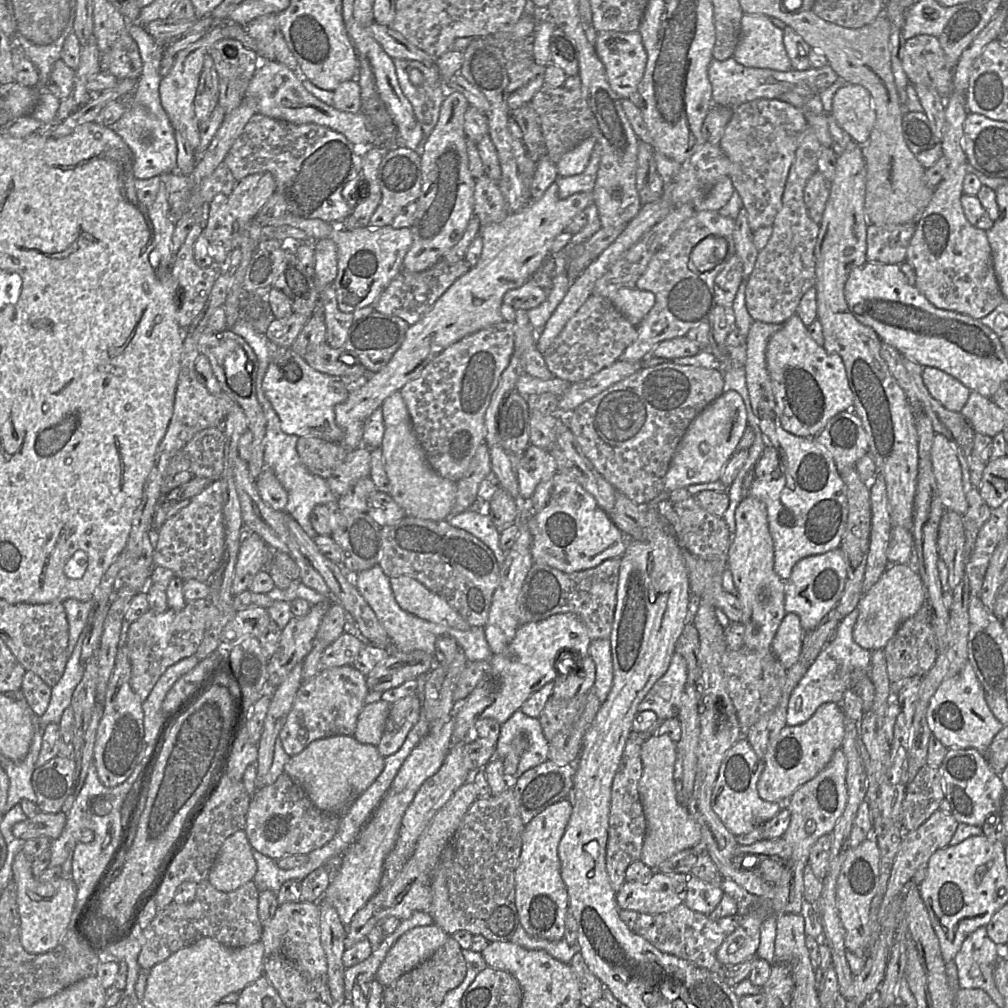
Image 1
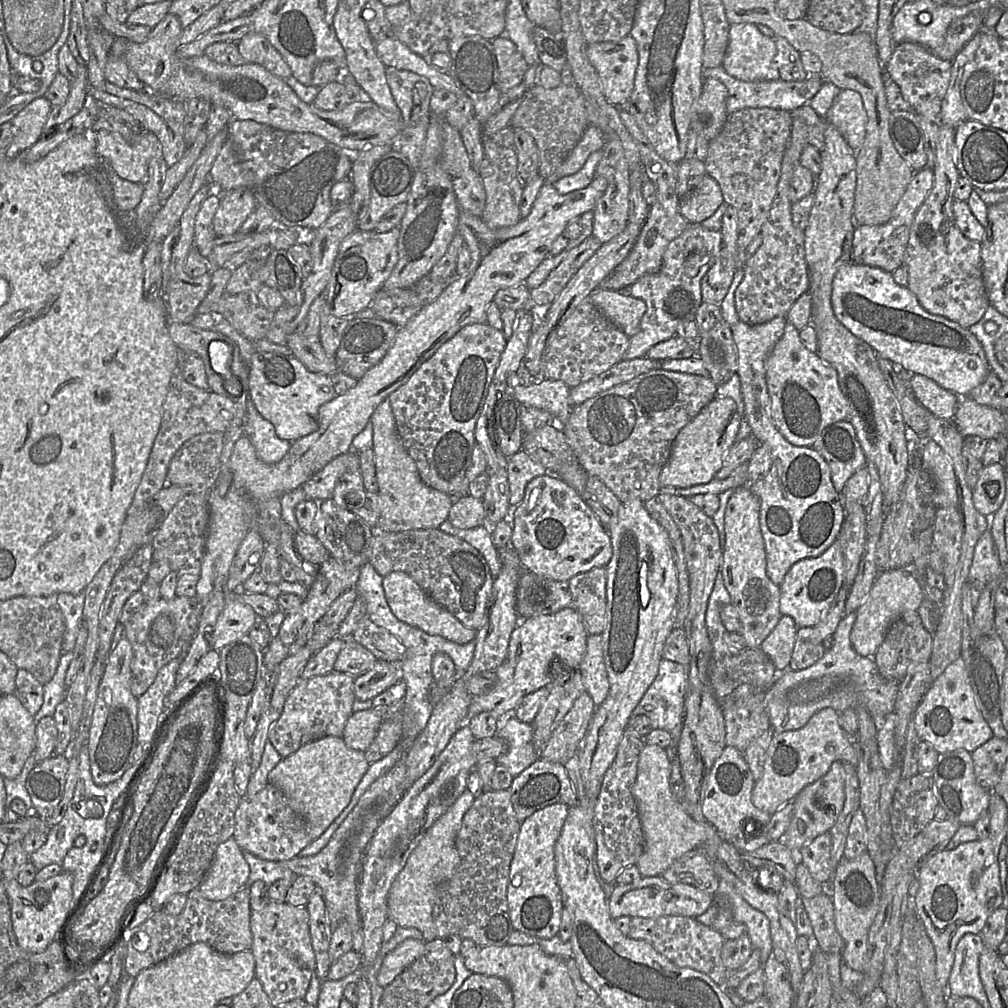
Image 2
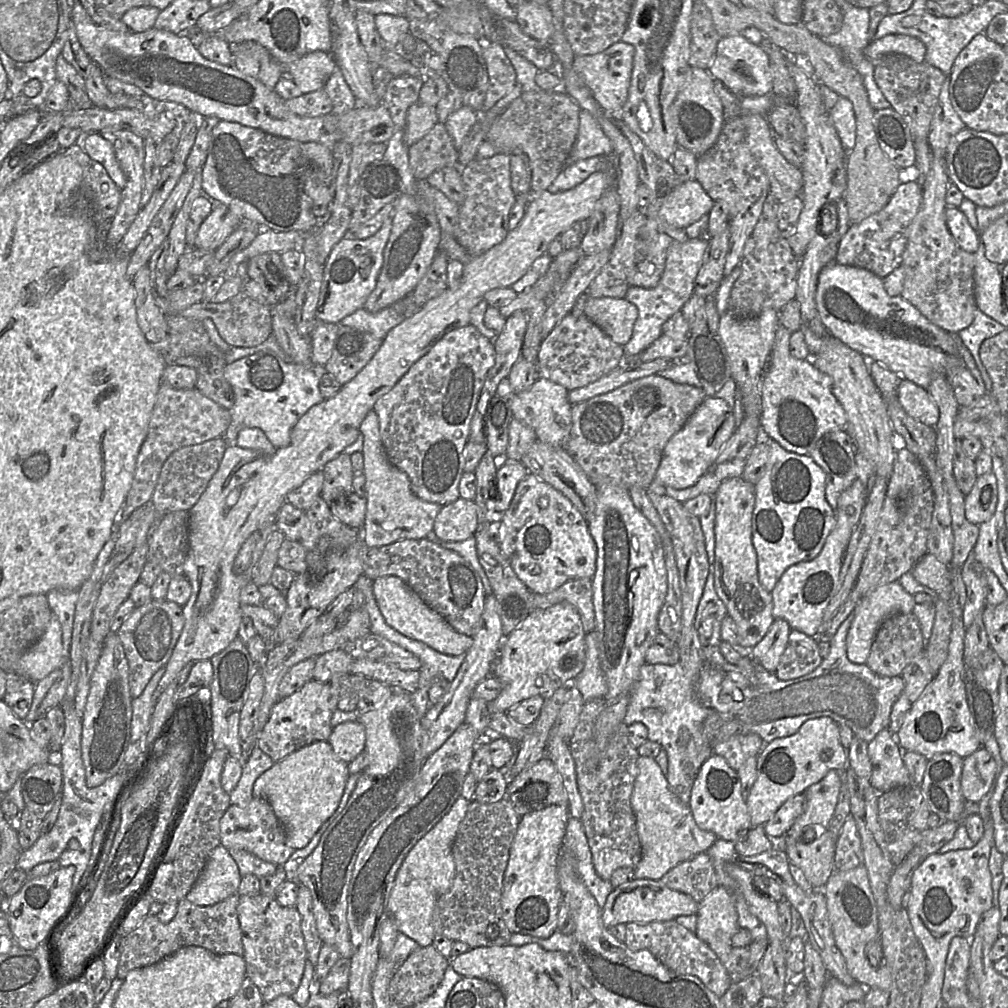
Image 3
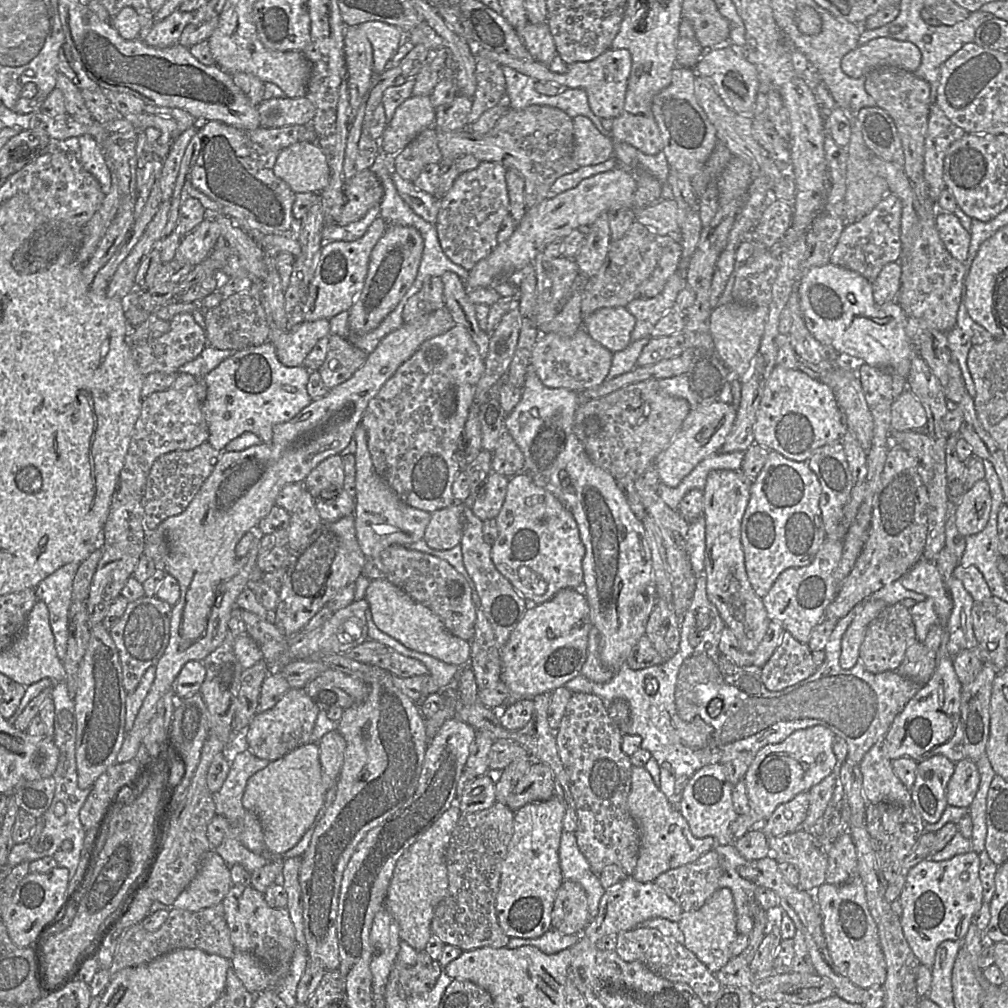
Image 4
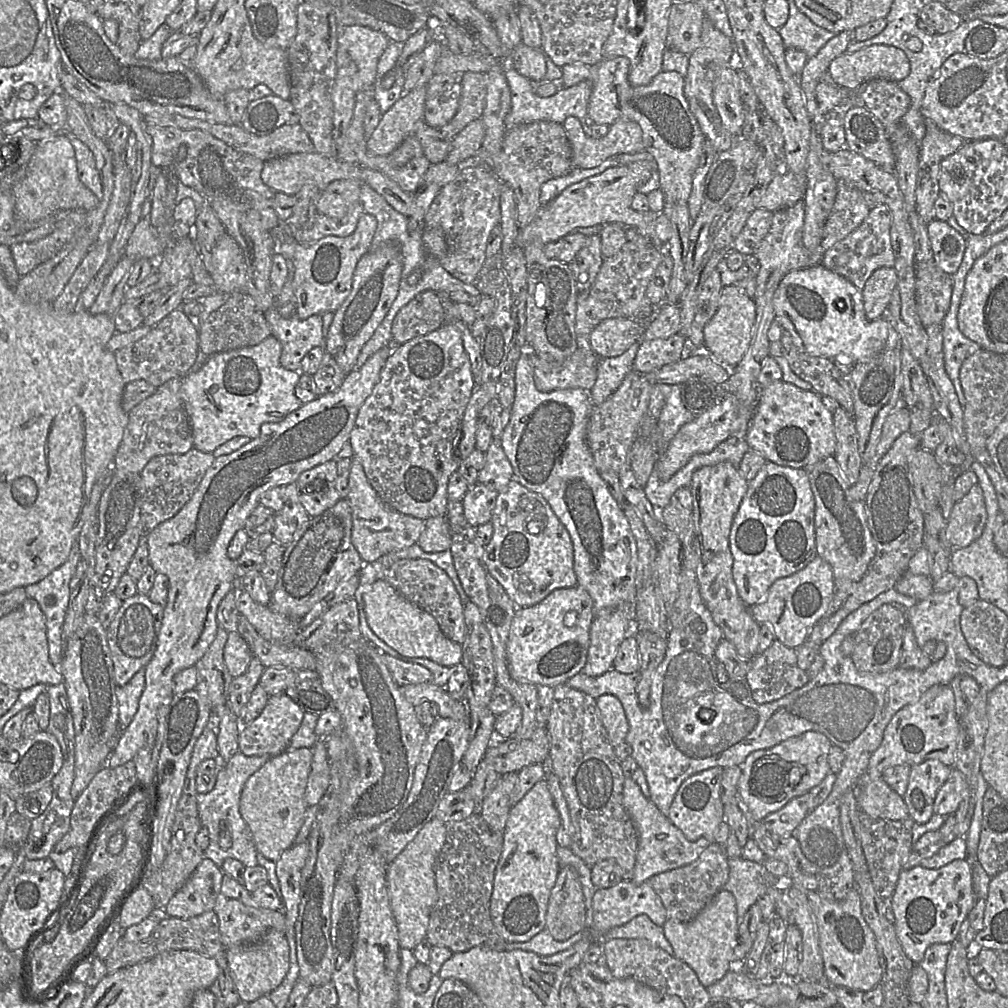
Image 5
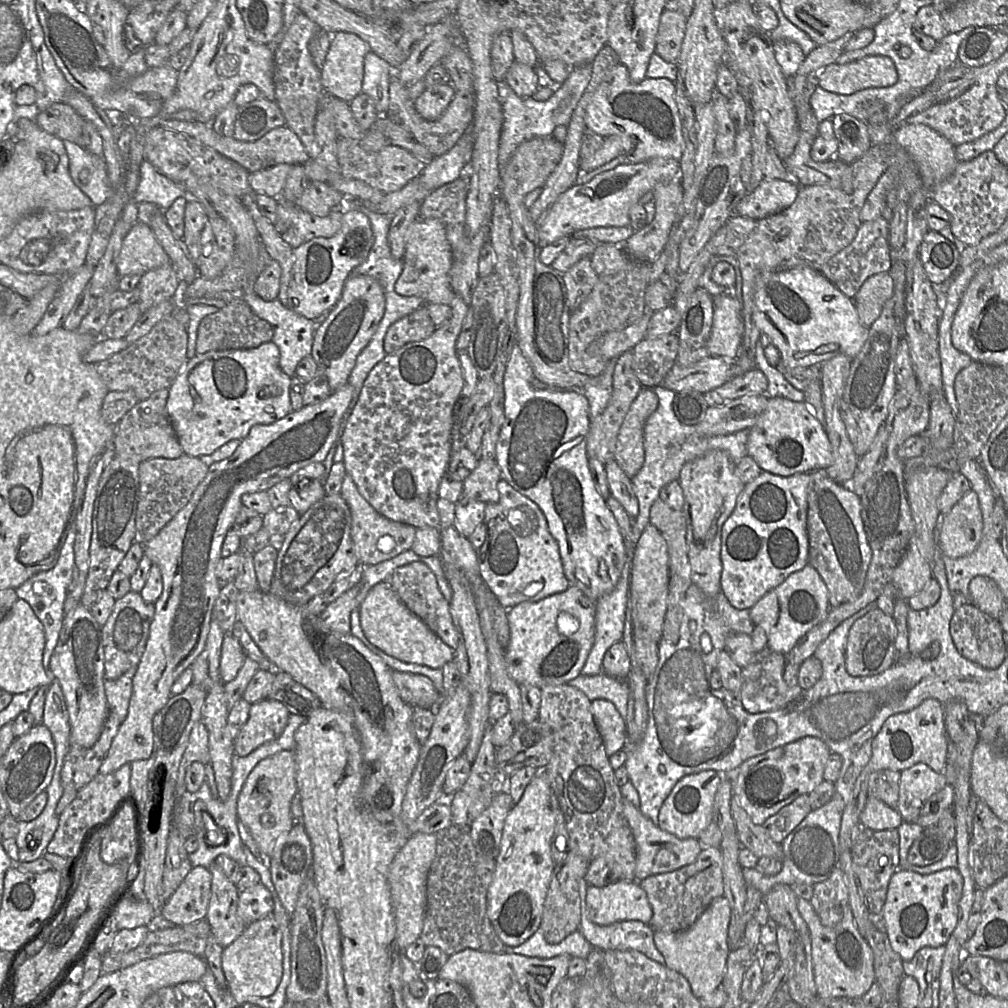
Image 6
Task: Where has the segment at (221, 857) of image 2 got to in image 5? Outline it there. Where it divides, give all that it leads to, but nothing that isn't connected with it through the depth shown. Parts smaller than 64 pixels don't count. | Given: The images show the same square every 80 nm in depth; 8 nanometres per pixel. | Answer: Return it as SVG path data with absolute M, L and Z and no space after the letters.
M204 858L164 907L167 916L188 919L212 910L224 875L216 863Z

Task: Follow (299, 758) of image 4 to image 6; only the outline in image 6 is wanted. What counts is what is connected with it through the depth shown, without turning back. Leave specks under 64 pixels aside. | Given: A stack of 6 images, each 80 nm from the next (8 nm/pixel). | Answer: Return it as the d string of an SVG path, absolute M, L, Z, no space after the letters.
M282 751L260 761L248 775L237 798L237 817L259 852L270 856L277 839L294 826L291 802L297 795L294 751Z

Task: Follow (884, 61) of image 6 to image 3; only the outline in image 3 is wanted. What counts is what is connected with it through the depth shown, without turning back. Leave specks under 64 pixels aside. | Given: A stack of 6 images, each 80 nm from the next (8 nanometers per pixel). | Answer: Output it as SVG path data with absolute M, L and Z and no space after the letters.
M887 35L871 40L863 51L864 56L875 62L888 54L902 54L917 63L925 60L926 47L917 38L906 35Z

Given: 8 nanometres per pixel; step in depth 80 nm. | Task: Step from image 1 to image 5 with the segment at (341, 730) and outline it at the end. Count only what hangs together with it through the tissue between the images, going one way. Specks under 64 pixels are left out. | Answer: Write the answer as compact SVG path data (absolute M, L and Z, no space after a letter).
M285 694L271 696L260 715L246 727L242 727L238 737L239 752L246 756L274 757L282 754L288 750L291 738L301 726L304 714L289 696Z

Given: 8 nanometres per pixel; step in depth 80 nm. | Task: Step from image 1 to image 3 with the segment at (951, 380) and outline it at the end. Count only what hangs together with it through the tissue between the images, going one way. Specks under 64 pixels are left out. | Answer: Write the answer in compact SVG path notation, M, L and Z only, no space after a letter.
M902 378L896 397L909 416L928 426L935 426L939 409L926 388Z

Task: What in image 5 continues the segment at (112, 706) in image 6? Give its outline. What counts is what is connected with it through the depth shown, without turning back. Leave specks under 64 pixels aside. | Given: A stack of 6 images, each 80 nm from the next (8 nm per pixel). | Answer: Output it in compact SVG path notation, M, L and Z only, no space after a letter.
M144 668L139 670L131 680L123 686L117 686L116 696L119 705L120 732L132 721L137 712L139 699L145 687Z

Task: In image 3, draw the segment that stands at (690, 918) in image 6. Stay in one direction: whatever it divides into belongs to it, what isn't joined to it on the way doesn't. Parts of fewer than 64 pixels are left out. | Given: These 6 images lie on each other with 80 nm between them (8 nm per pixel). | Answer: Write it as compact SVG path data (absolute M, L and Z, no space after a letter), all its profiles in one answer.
M707 852L678 864L660 881L669 889L691 896L697 903L718 887L712 858Z

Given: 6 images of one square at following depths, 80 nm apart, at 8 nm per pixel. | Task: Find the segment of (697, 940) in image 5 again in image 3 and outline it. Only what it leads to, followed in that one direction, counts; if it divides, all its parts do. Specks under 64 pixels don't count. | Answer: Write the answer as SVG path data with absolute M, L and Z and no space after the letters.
M716 887L699 903L696 918L695 935L715 952L724 965L732 949L732 937L739 928L731 892Z

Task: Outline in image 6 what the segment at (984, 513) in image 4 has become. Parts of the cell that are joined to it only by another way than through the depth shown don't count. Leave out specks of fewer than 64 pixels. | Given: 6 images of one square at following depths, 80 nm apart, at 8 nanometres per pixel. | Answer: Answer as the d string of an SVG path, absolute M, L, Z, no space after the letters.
M970 489L948 512L942 513L937 544L942 557L955 559L972 553L981 540L982 528L978 495Z

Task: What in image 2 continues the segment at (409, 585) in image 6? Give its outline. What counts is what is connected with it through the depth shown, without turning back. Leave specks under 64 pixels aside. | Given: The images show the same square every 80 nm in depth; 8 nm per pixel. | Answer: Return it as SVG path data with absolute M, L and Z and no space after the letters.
M374 527L375 542L368 564L382 577L393 572L404 572L412 577L424 592L445 607L466 628L478 632L487 622L487 607L495 577L482 554L465 540L450 535L440 528L410 529L385 532Z

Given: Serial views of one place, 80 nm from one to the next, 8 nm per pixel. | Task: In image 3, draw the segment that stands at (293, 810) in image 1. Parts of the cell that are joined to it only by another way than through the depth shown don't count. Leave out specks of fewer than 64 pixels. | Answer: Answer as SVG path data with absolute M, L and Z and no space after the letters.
M252 798L244 805L230 805L220 820L220 841L224 847L246 850L258 858L284 865L295 851L286 844L286 832L271 805L260 798Z

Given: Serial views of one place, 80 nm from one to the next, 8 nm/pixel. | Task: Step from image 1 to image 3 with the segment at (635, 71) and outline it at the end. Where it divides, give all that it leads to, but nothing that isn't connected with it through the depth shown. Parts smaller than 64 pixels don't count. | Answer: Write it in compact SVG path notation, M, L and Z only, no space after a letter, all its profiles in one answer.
M619 41L597 54L575 57L572 69L582 78L594 100L606 114L618 115L628 99L634 55L633 45Z

